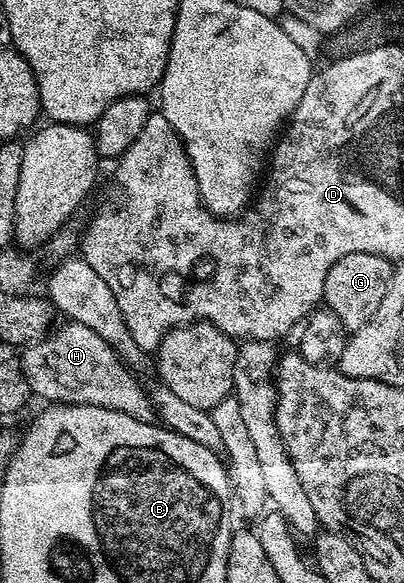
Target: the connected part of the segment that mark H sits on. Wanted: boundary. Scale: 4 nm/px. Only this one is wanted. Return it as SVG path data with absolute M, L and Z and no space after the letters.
M63 321L63 326L54 328L41 341L32 341L20 355L22 371L28 376L31 395L47 398L50 404L82 403L88 406L103 406L109 410L119 410L142 422L154 422L156 411L147 387L142 387L134 377L135 371L129 368L117 355L113 347L101 339L91 328L73 321Z

